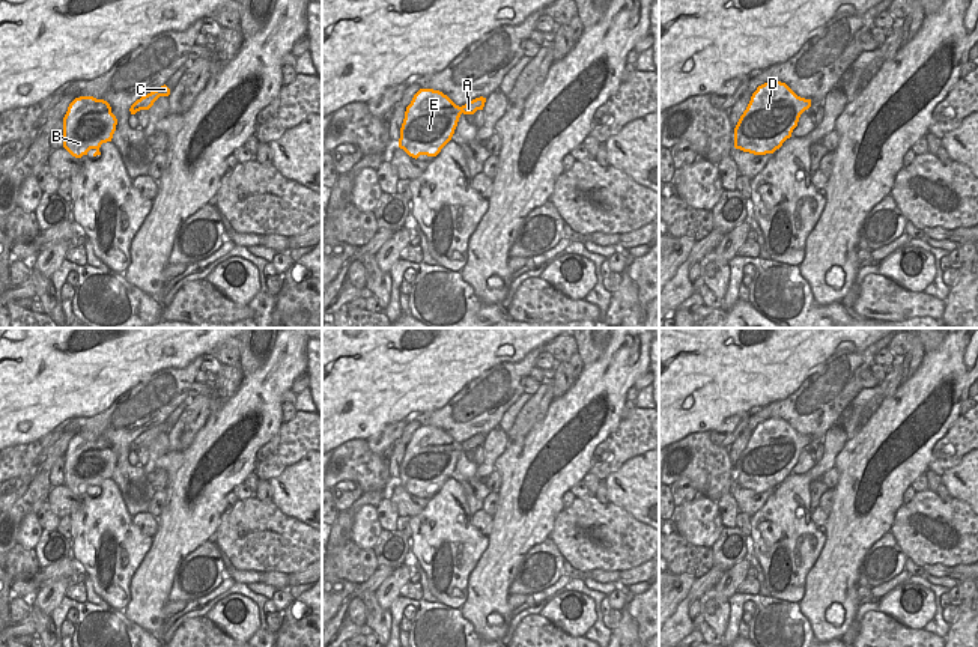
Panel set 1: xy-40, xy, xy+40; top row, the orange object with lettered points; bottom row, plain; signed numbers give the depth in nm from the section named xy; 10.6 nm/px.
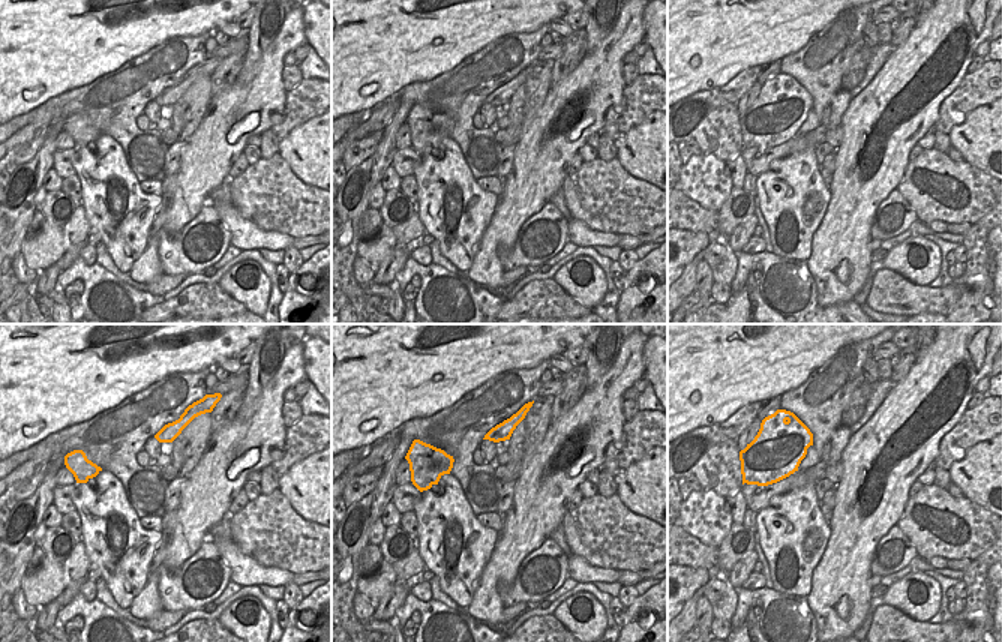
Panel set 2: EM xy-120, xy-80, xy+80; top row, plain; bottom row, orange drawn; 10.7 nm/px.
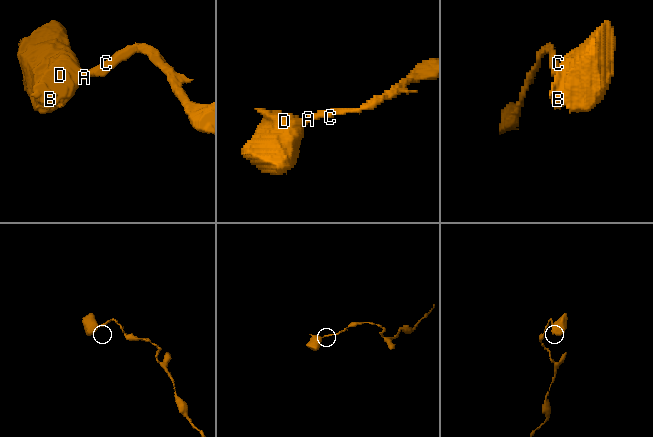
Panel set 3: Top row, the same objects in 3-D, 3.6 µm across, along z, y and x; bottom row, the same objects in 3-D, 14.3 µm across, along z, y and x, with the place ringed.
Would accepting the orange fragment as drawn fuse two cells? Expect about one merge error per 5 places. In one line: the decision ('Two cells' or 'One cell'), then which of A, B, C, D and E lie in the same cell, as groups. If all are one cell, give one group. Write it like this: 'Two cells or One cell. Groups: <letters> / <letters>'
One cell. Groups: A B C D E

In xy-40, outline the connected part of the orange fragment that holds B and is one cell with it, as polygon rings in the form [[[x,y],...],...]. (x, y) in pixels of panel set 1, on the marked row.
[[[93,96],[75,98],[63,117],[63,147],[75,158],[87,155],[90,149],[101,155],[102,143],[111,141],[117,119],[104,99]]]

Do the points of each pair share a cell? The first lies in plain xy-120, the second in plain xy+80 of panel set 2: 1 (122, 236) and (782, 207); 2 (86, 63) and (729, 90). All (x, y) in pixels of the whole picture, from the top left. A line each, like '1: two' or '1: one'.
1: one
2: two

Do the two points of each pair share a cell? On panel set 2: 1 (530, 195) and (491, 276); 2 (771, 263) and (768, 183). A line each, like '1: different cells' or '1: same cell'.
1: same cell
2: different cells

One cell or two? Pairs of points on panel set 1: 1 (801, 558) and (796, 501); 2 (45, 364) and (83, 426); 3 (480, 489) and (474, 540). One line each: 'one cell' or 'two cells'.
1: one cell
2: two cells
3: two cells

